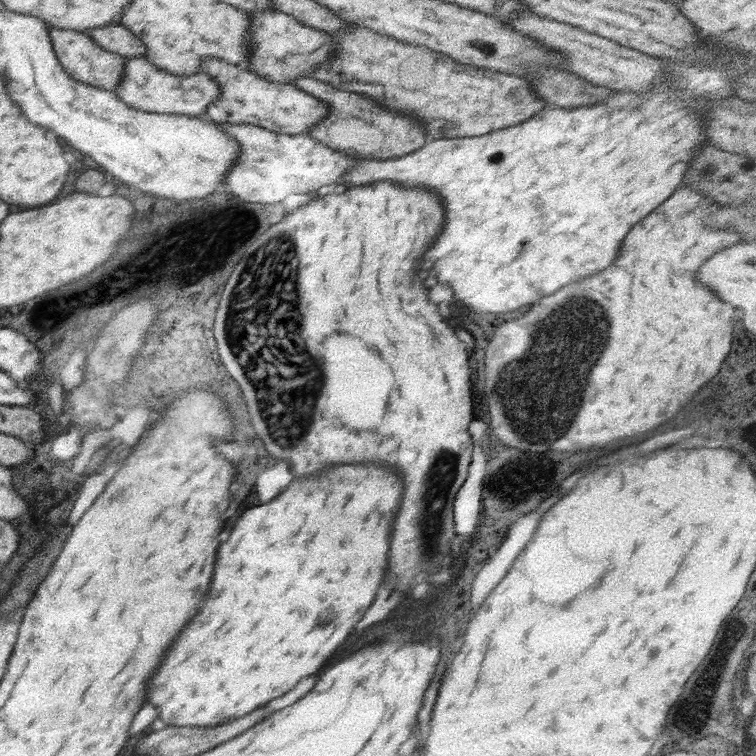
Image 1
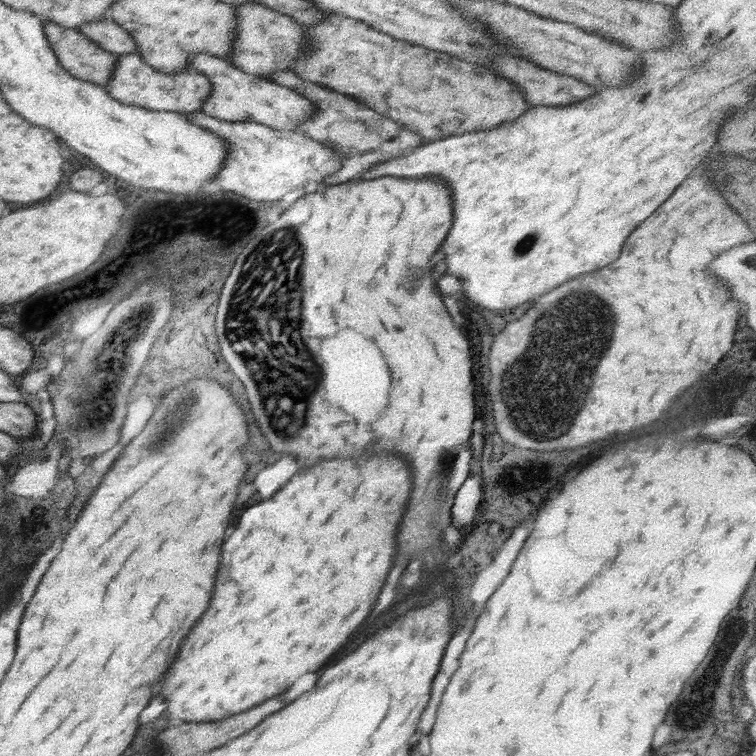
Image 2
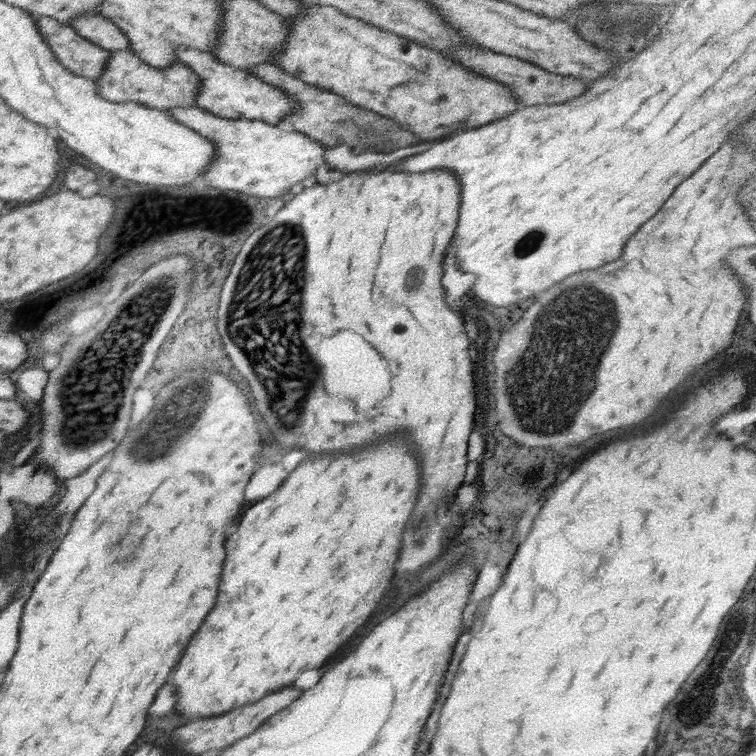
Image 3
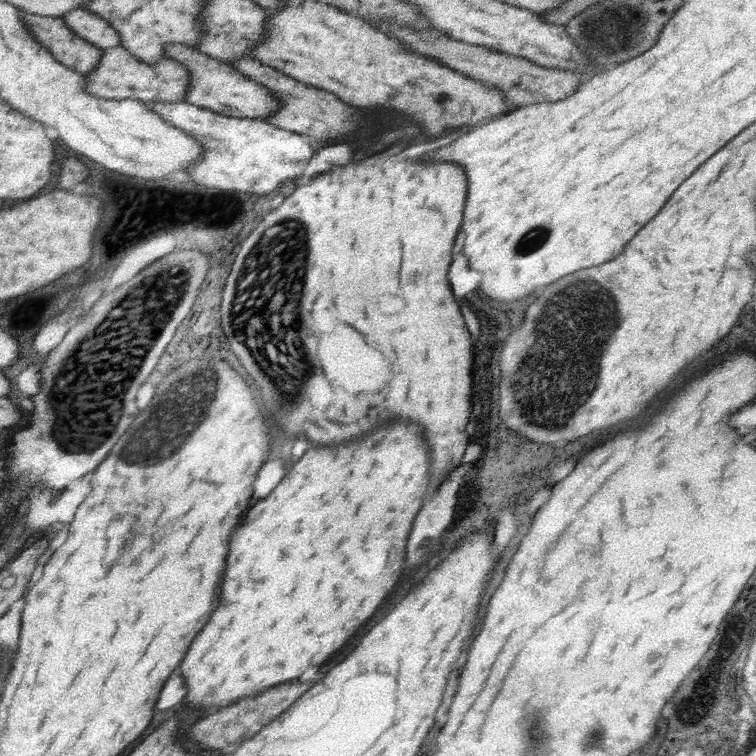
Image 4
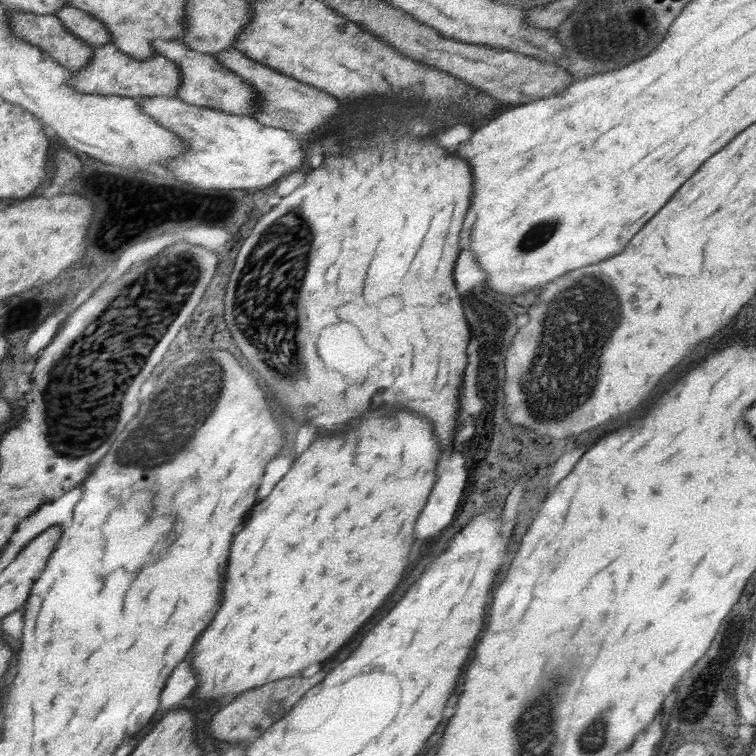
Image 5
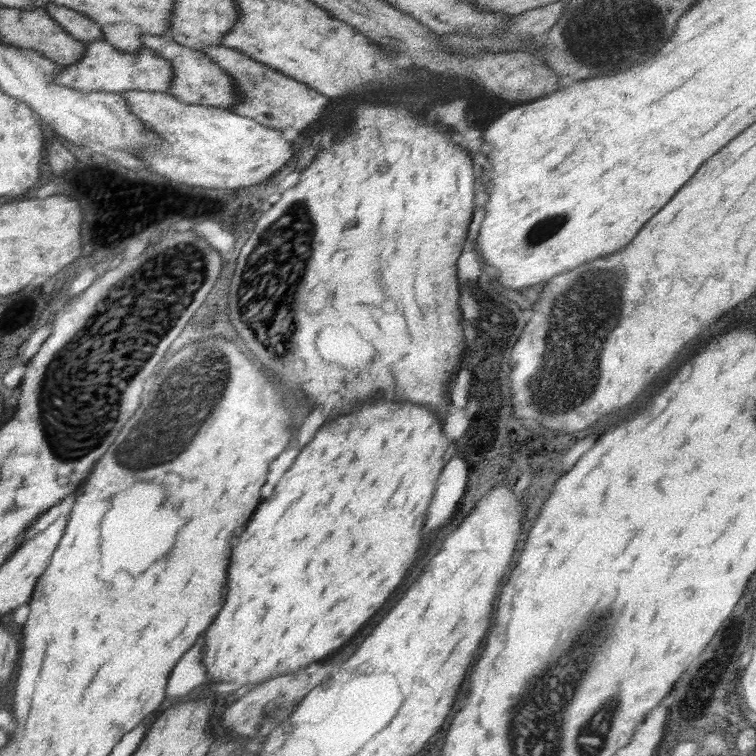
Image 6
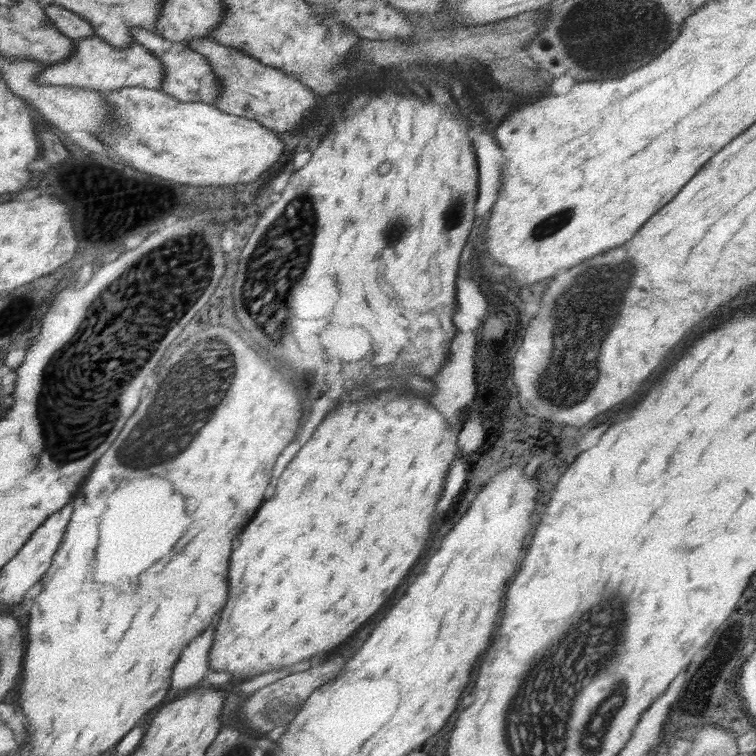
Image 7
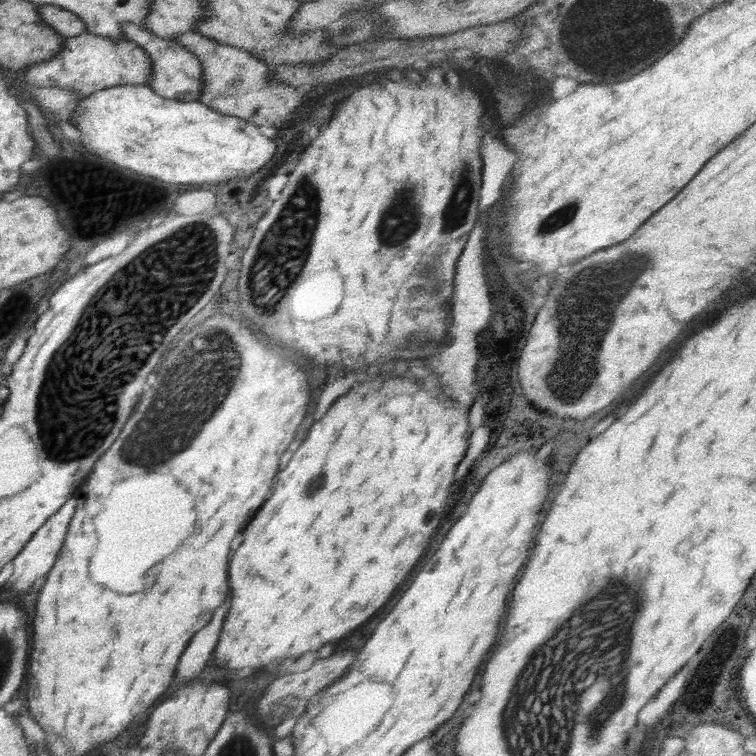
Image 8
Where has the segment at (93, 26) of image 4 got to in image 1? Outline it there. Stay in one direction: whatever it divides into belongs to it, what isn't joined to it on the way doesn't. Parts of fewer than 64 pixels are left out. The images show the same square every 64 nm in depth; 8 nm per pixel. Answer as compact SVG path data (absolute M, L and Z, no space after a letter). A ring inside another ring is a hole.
M106 25L97 29L84 30L104 50L123 57L144 57L146 45L138 40L125 26Z

